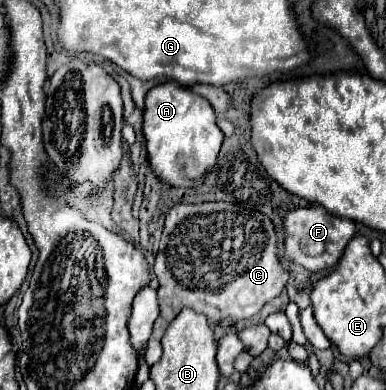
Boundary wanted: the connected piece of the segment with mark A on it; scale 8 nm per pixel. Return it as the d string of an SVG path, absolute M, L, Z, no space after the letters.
M178 82L158 84L146 94L142 132L150 168L162 182L176 188L198 188L204 182L216 164L224 138L216 126L216 112L210 102Z

